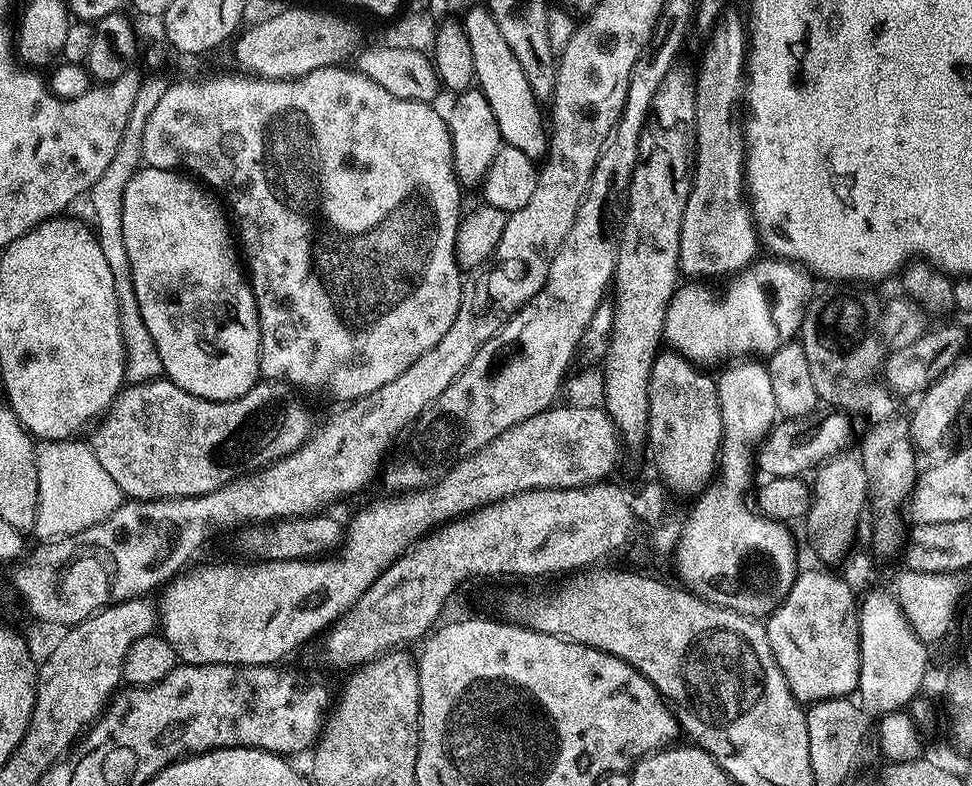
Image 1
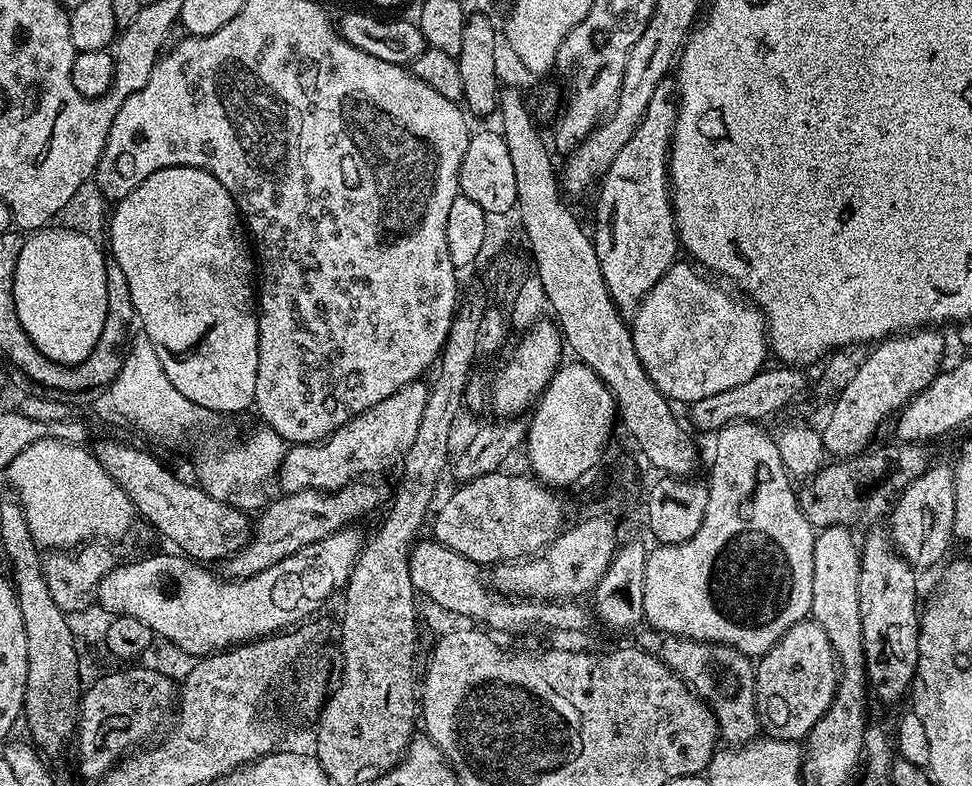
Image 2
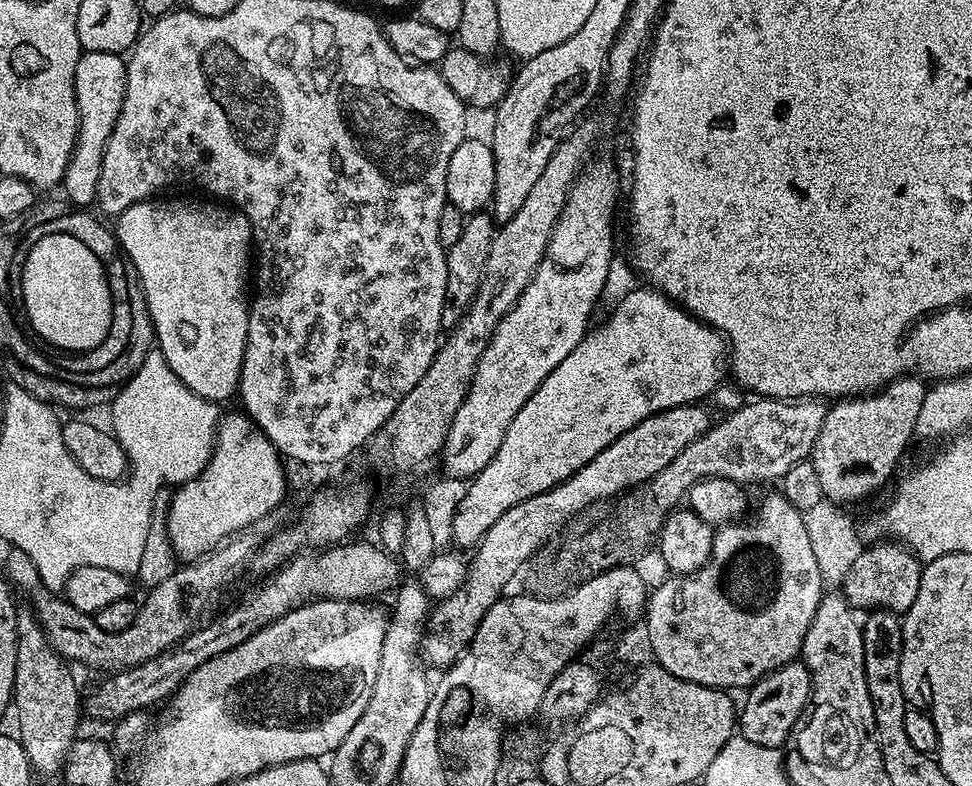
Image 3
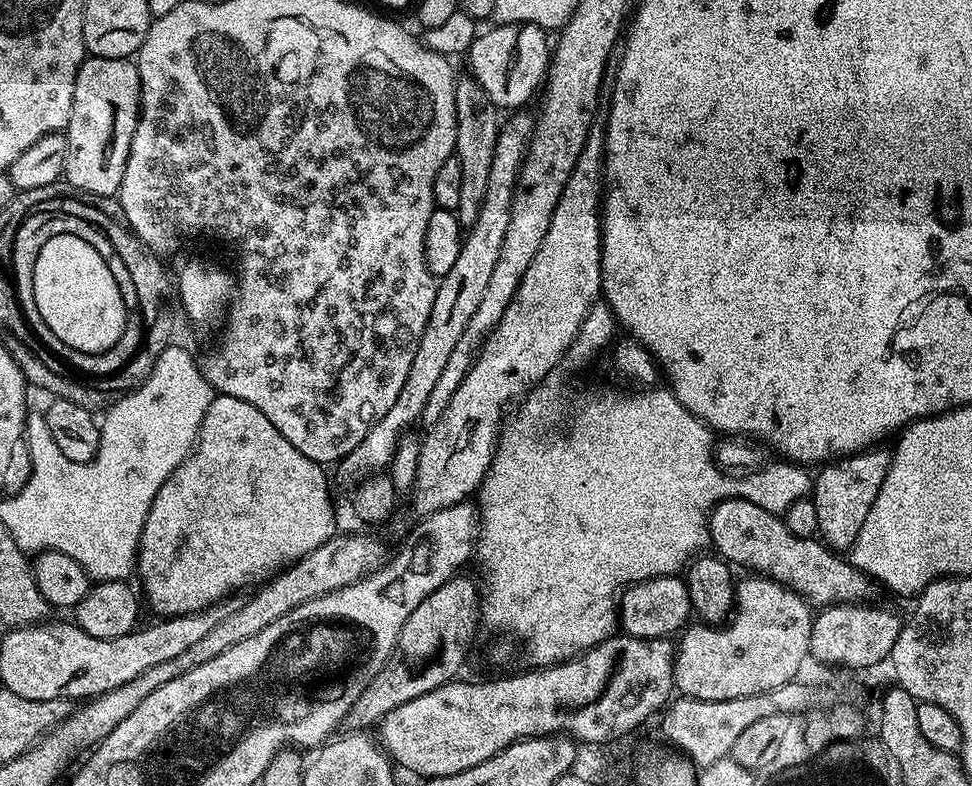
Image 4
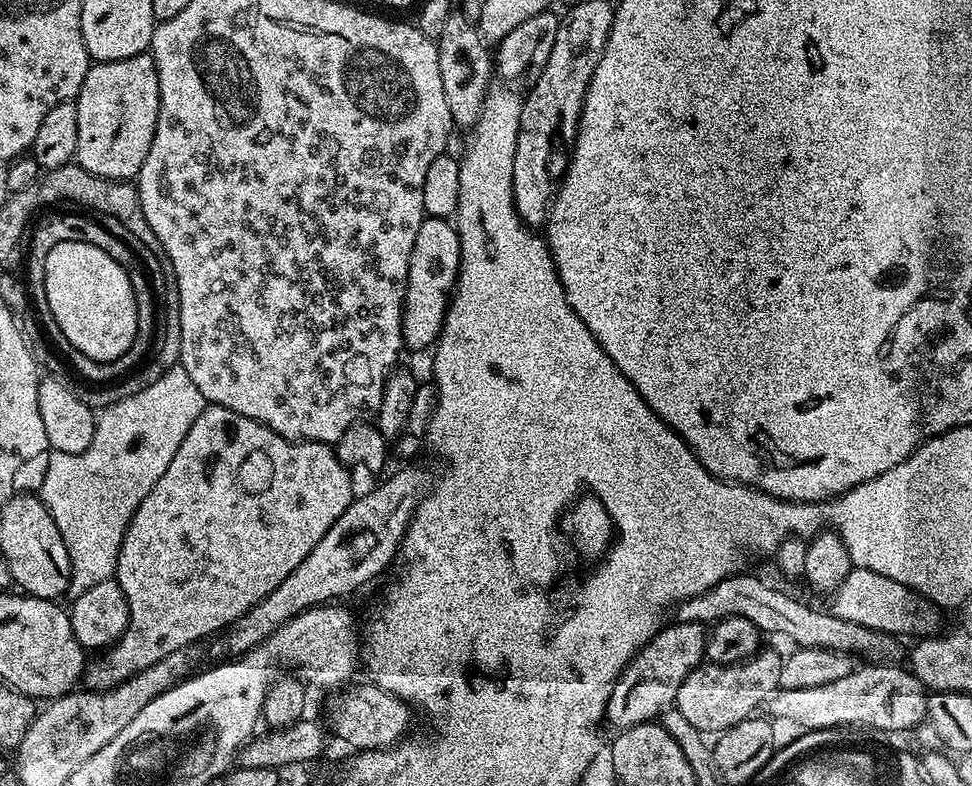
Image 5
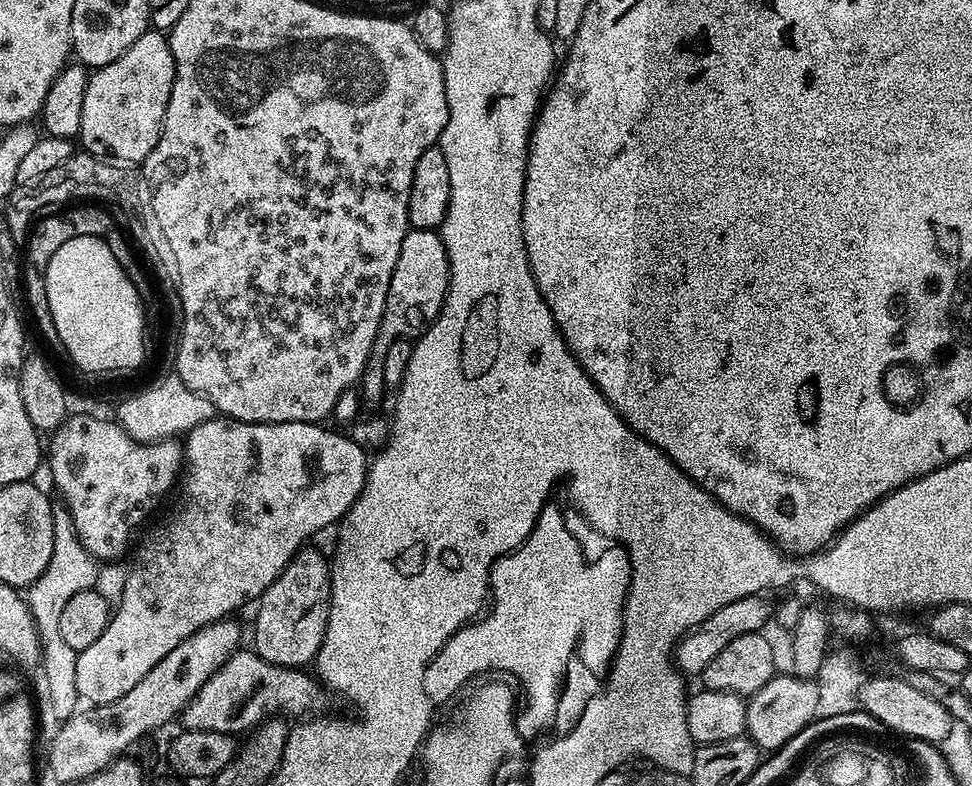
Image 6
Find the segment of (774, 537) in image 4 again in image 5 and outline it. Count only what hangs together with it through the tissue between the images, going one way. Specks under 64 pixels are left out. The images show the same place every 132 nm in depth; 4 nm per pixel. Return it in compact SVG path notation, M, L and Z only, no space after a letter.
M853 567L852 573L831 593L830 600L832 615L888 636L923 638L941 631L941 609L933 600L927 600L910 586L902 586L902 582L894 582L894 578L886 578L886 574L874 574L874 570Z

